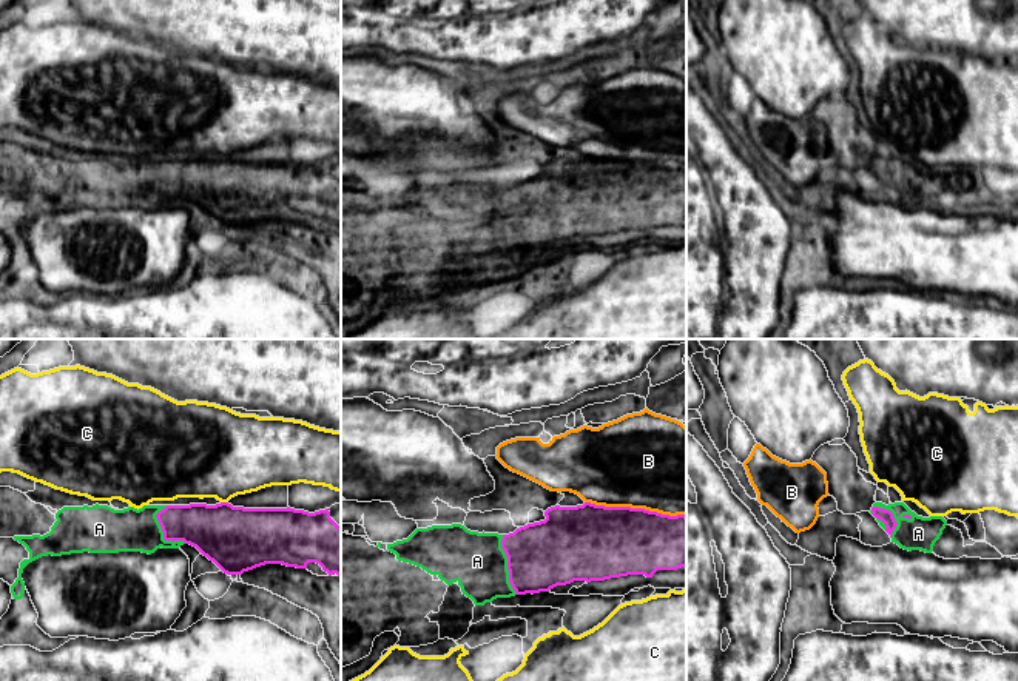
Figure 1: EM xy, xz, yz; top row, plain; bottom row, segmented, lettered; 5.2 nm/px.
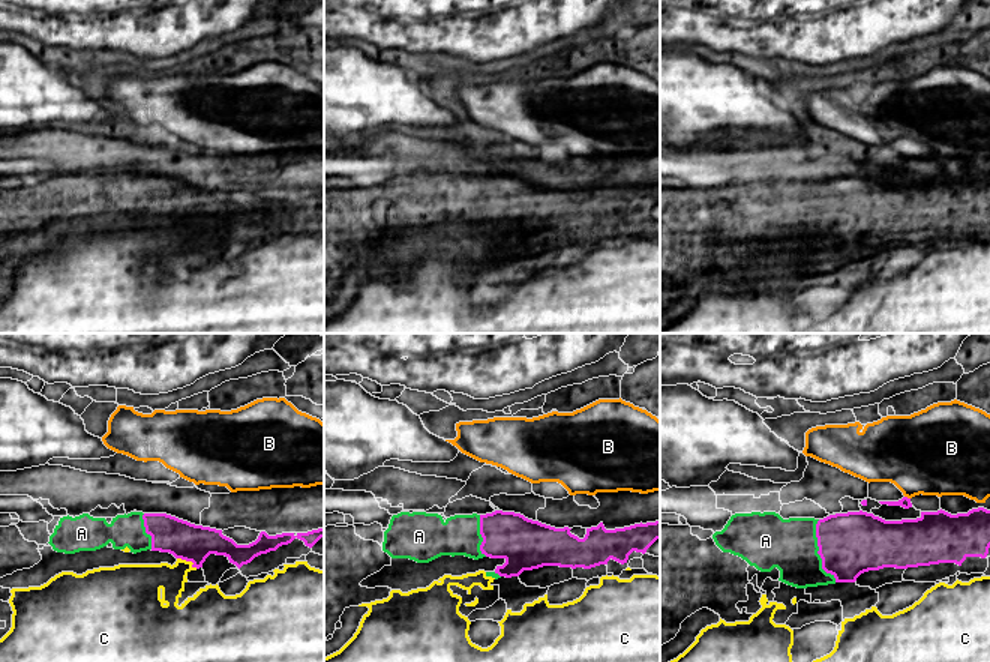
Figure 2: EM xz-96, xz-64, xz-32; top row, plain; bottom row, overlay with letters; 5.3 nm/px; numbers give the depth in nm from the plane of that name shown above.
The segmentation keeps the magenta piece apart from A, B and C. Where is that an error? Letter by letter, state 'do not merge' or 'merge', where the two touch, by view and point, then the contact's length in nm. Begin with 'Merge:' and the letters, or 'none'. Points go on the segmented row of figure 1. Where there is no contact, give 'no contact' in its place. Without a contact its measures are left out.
Merge: A
A: merge | xz (508, 564) | 320 nm
B: do not merge | xz (634, 509) | 550 nm
C: do not merge | xy (224, 503) | 40 nm

